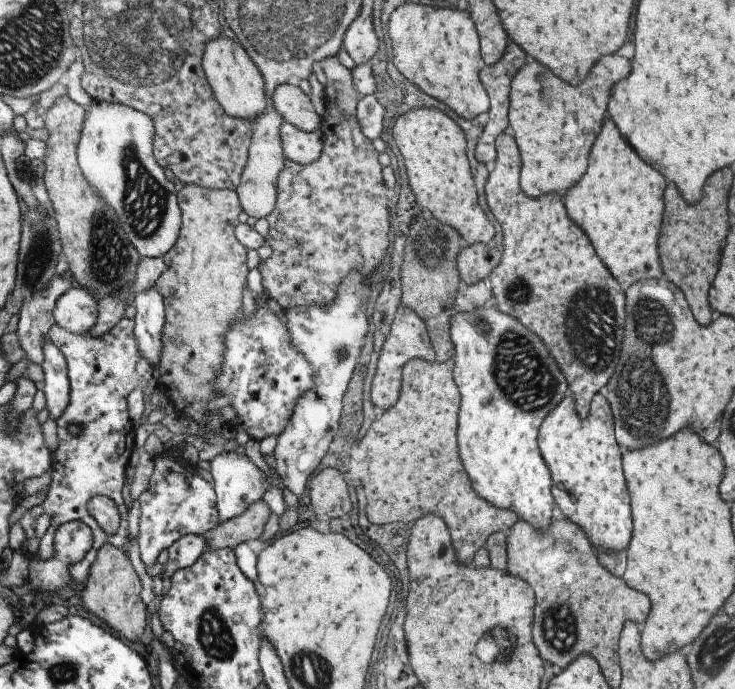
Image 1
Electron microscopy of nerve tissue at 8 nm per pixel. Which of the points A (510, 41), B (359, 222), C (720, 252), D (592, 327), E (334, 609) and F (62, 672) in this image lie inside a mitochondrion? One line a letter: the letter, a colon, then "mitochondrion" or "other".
A: other
B: other
C: other
D: mitochondrion
E: other
F: mitochondrion

